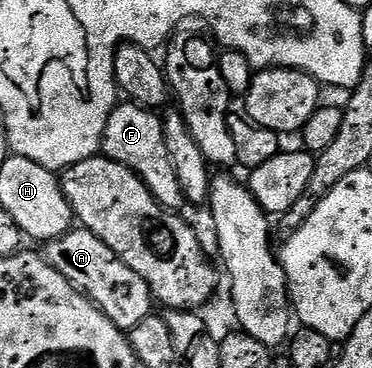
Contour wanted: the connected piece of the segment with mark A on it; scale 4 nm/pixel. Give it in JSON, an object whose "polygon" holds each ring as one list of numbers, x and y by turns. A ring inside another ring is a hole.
{"polygon":[[71,228,70,232,65,233,63,237,45,242,44,249,46,249,44,250,46,262,56,267,56,271,60,271,60,275,64,275,68,283,76,286,97,309,102,309,104,315,108,315,108,319,116,323,118,329,129,331,132,327,136,327,136,323,141,323,143,319,152,316,153,309,150,308,155,308,156,302,154,292,148,287,148,283,144,283,144,279,140,279,140,275,136,275,136,271,132,271,132,267,128,267,128,263,124,263,124,259,120,259,116,251,112,251,112,247,108,247,87,229]]}

